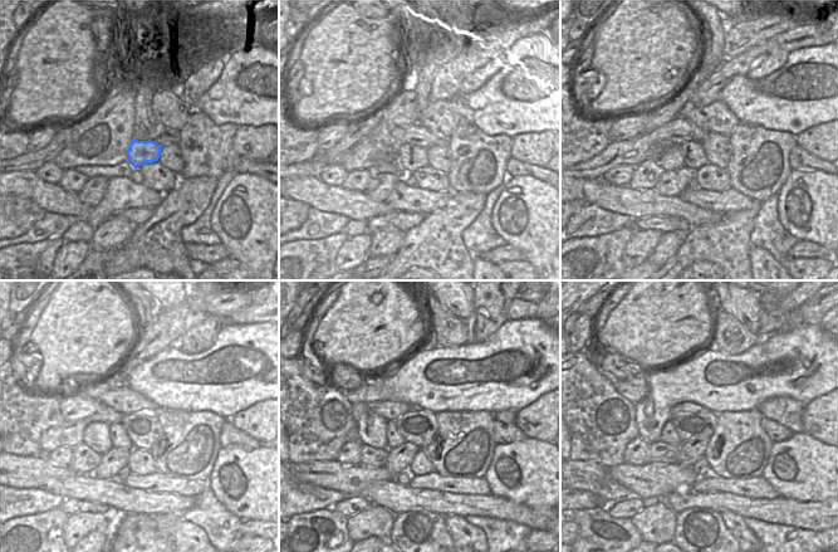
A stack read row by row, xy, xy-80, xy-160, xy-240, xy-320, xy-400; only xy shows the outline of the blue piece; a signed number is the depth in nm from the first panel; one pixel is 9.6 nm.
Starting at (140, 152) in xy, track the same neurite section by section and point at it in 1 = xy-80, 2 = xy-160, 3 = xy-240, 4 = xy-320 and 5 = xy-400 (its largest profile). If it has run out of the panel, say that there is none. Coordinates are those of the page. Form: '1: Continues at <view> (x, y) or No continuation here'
1: Continues at xy-80 (411, 156)
2: Continues at xy-160 (694, 156)
3: Continues at xy-240 (118, 436)
4: Continues at xy-320 (395, 439)
5: Continues at xy-400 (669, 435)

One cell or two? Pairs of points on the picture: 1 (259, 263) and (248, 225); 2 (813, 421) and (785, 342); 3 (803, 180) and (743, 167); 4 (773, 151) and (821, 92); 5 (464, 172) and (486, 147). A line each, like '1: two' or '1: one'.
1: one
2: two
3: two
4: two
5: one

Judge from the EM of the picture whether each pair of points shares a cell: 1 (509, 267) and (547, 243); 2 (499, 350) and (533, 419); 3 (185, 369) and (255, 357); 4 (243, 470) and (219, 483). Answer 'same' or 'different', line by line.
1: different
2: different
3: same
4: same

